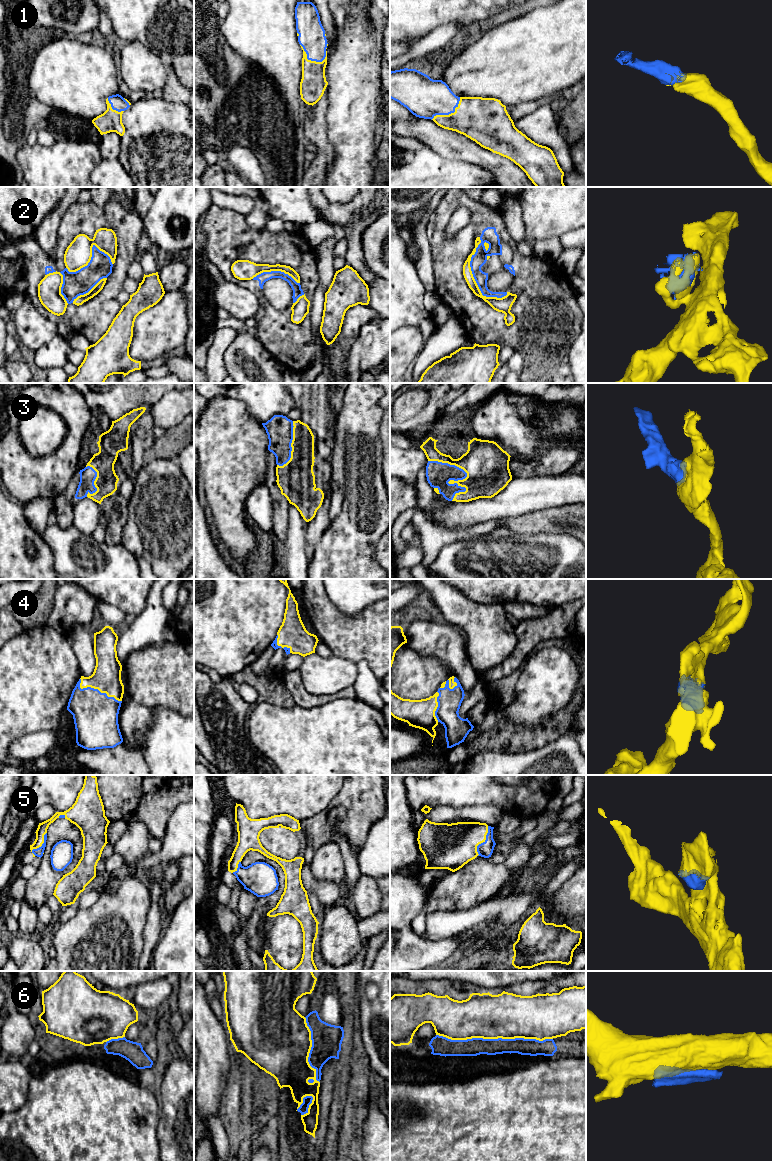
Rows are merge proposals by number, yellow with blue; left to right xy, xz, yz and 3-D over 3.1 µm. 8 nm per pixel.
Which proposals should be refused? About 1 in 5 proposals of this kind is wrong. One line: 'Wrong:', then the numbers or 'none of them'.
Wrong: 2, 6

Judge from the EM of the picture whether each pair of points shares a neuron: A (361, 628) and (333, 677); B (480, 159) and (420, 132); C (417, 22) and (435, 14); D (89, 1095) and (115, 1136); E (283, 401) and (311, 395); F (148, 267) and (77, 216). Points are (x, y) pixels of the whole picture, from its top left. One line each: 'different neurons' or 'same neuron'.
A: different neurons
B: same neuron
C: same neuron
D: same neuron
E: different neurons
F: different neurons

